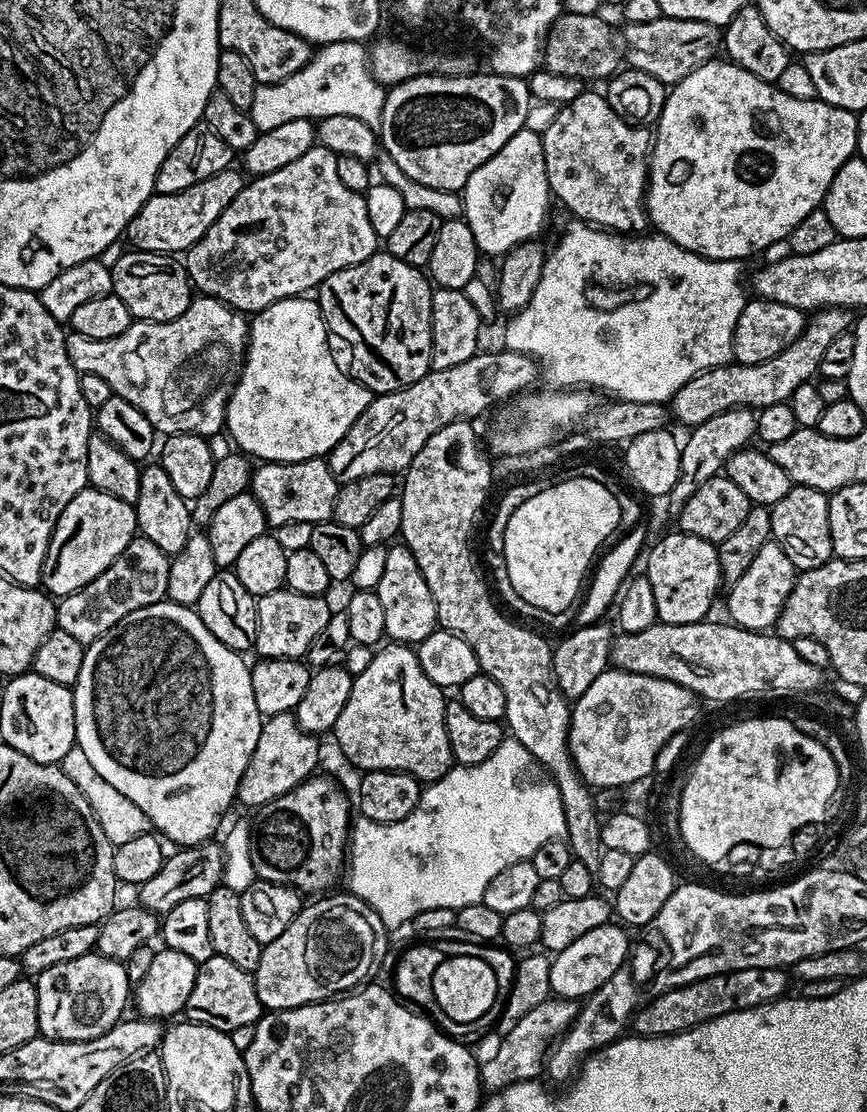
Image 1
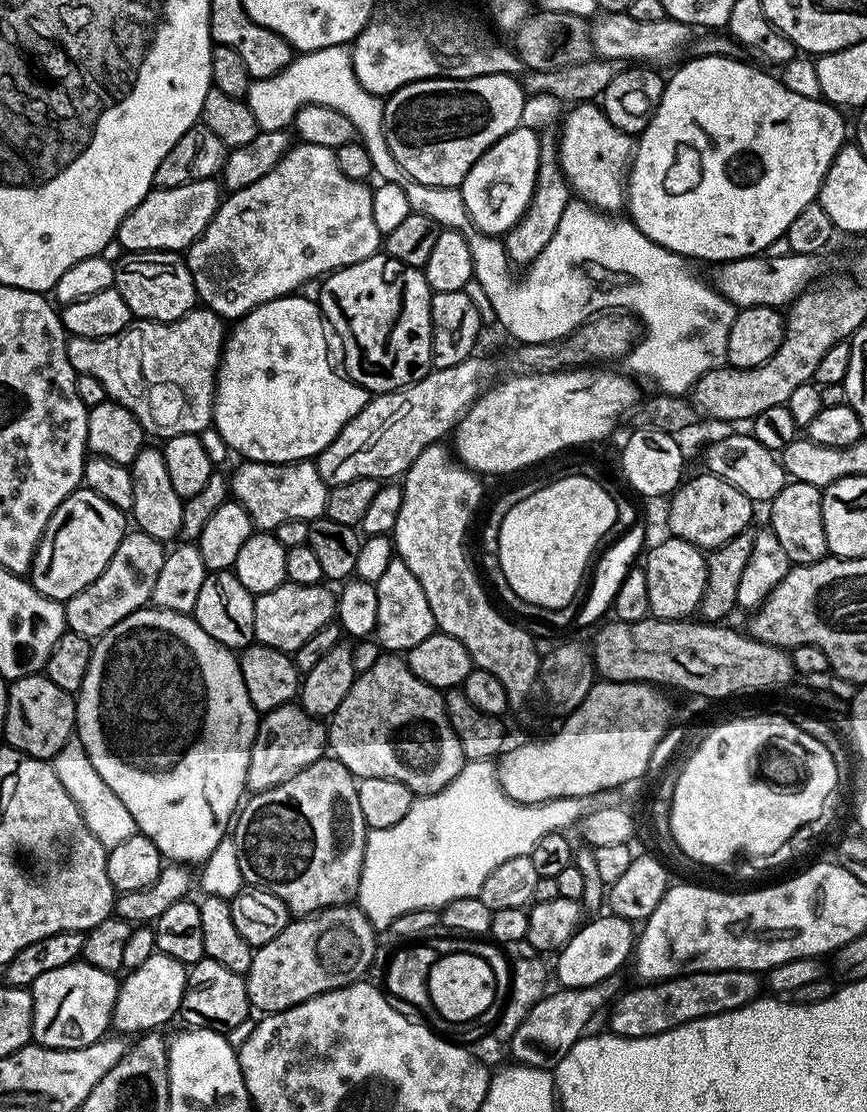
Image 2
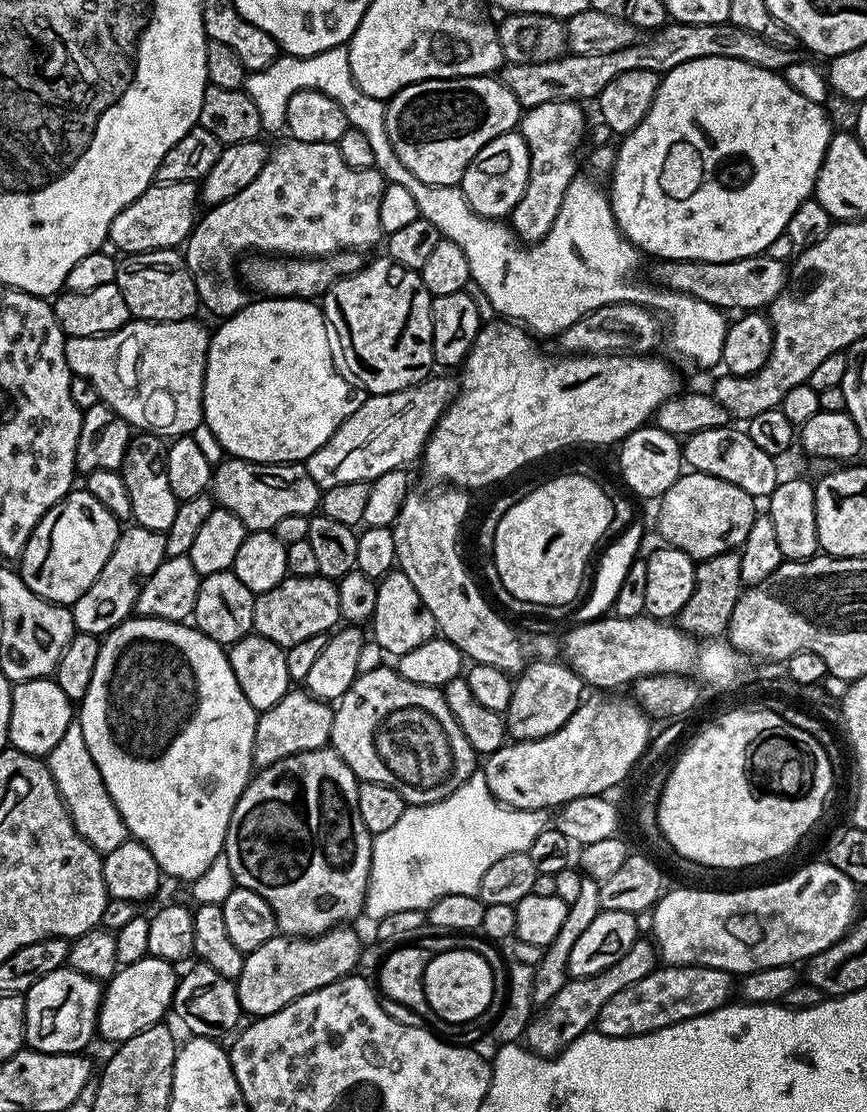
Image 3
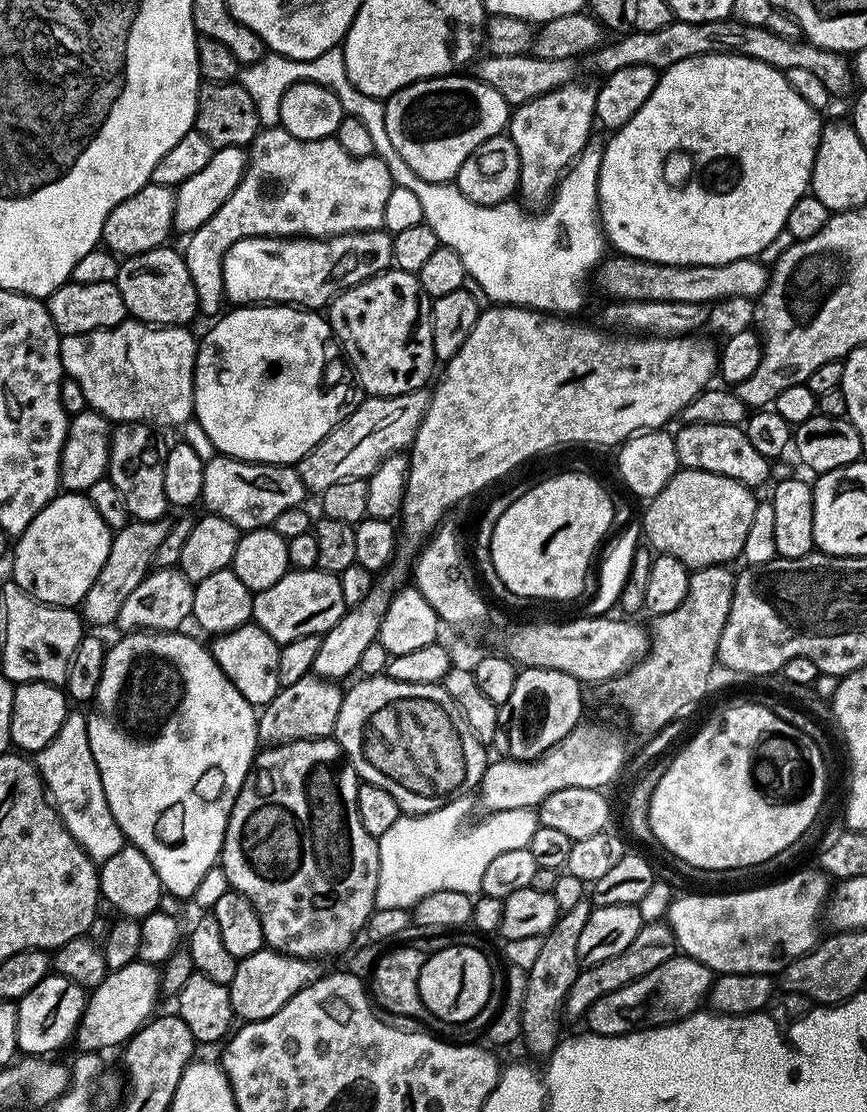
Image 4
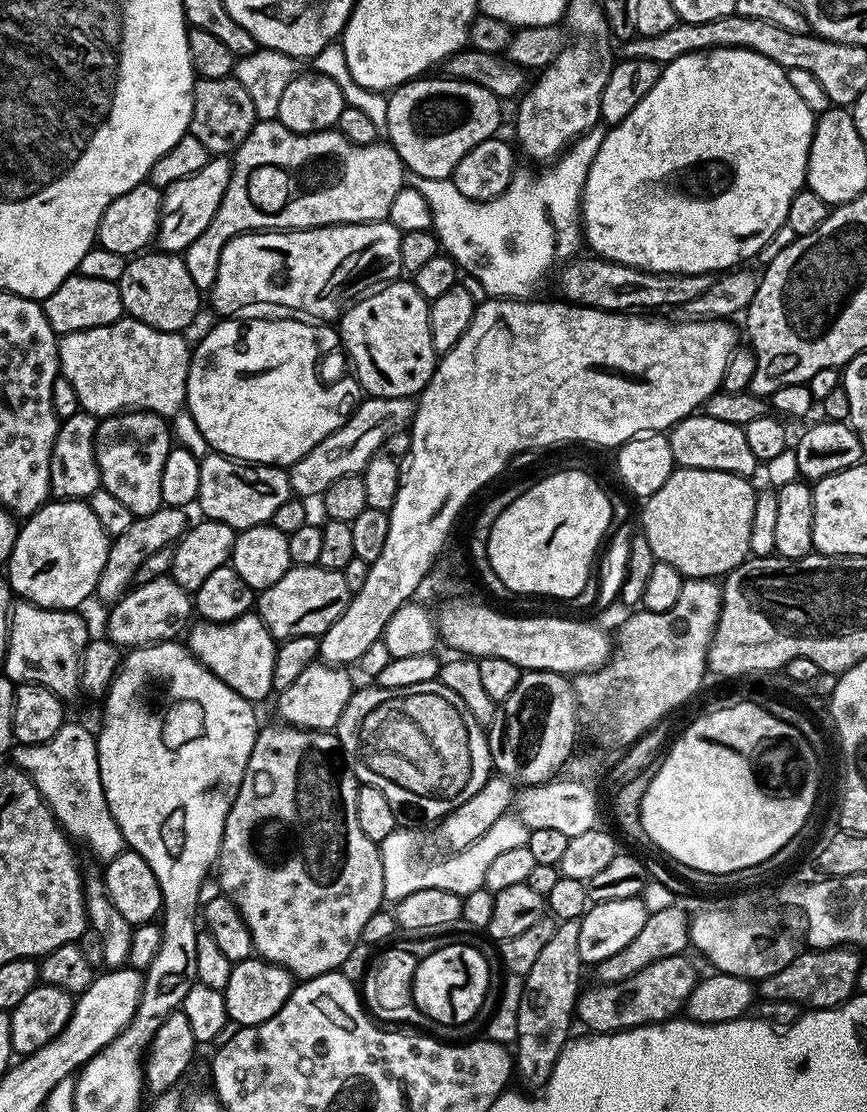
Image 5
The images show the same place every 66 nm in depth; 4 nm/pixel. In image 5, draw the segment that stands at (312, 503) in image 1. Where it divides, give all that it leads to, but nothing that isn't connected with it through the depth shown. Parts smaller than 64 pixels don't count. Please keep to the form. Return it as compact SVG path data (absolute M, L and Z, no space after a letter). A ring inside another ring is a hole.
M209 454L201 459L195 503L200 504L201 510L204 511L201 513L207 519L226 522L226 526L237 530L253 528L259 524L269 523L274 510L278 510L278 506L282 506L282 502L293 499L293 496L287 471L283 467L275 464L250 464L247 460L233 460L231 456L219 454Z

